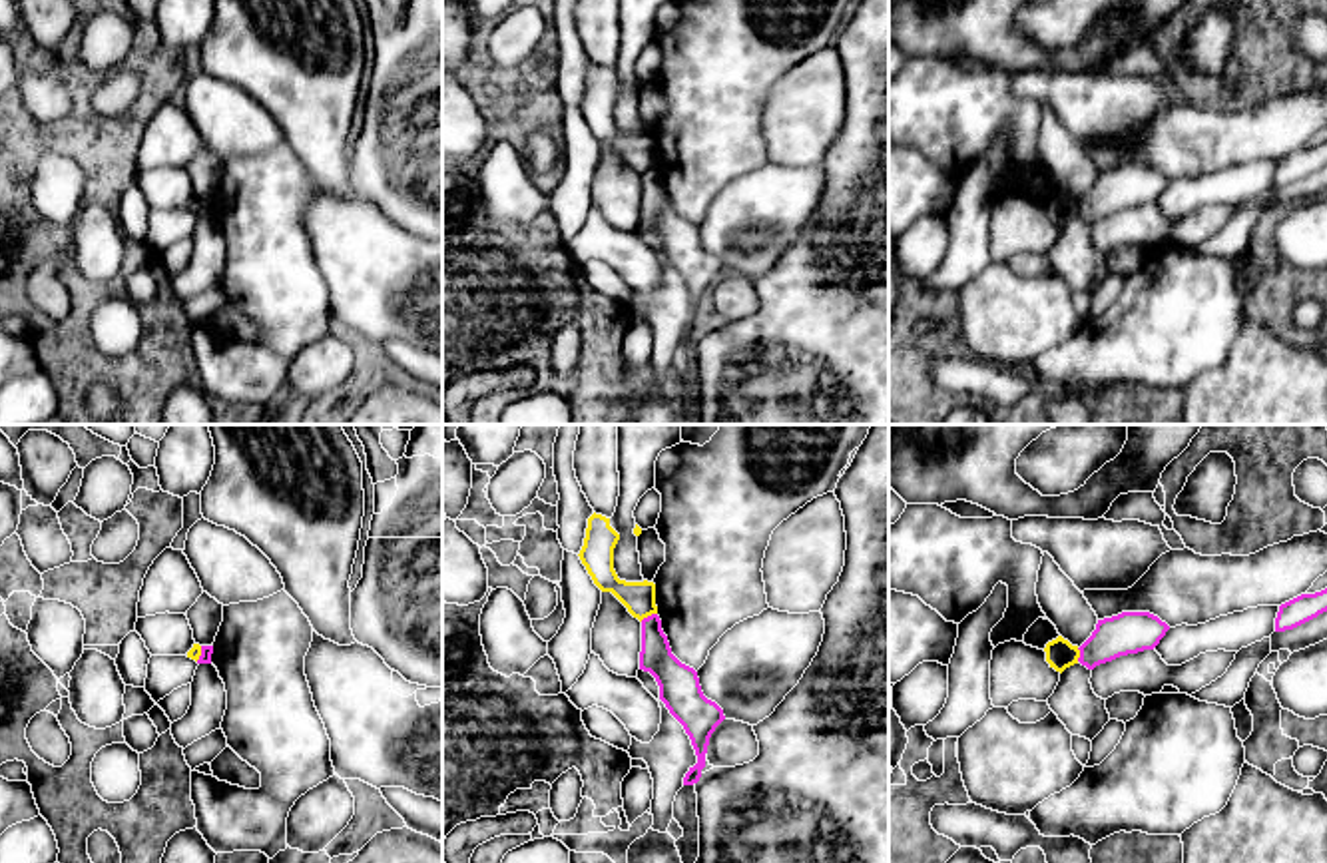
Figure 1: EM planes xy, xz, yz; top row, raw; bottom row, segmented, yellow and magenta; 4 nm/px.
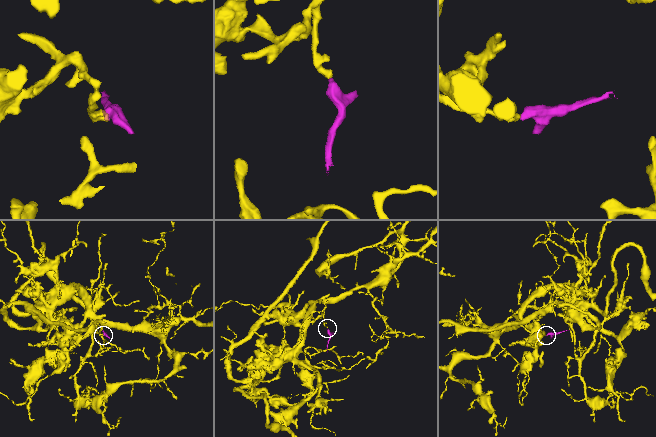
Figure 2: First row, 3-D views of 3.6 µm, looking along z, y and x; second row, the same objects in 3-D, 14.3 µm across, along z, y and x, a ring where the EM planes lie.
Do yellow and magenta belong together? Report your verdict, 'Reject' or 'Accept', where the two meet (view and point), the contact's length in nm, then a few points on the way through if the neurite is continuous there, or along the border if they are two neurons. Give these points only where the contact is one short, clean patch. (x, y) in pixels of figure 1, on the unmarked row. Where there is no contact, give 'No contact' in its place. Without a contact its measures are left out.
Reject. Touches yellow at xz (648, 168). Shared border 80 nm. Boundary: xz (656, 166), (640, 174)

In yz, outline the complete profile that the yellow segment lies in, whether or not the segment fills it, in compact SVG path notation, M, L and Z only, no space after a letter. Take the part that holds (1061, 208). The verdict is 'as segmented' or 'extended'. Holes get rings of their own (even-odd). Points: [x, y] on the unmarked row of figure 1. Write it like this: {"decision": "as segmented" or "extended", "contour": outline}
{"decision": "as segmented", "contour": "M1058 189L1056 193L1048 195L1044 205L1046 205L1046 215L1050 217L1050 221L1054 221L1060 227L1066 221L1078 217L1078 211L1080 211L1078 199L1072 199L1062 189Z"}

